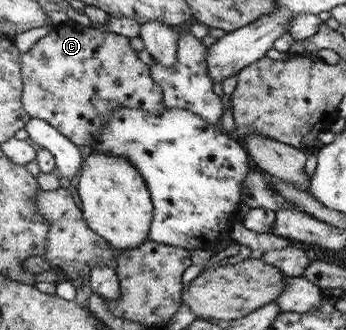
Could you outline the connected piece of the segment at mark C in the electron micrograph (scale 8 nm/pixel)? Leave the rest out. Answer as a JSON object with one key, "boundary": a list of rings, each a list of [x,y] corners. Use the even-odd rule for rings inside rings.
{"boundary":[[[69,20],[64,25],[53,27],[49,34],[41,38],[21,60],[21,77],[23,77],[24,108],[34,119],[41,119],[49,126],[55,126],[65,137],[77,145],[91,145],[95,137],[102,134],[105,125],[112,120],[113,113],[121,108],[144,109],[159,115],[163,112],[164,94],[160,84],[151,76],[148,65],[139,60],[131,48],[129,38],[95,29],[83,27]]]}

